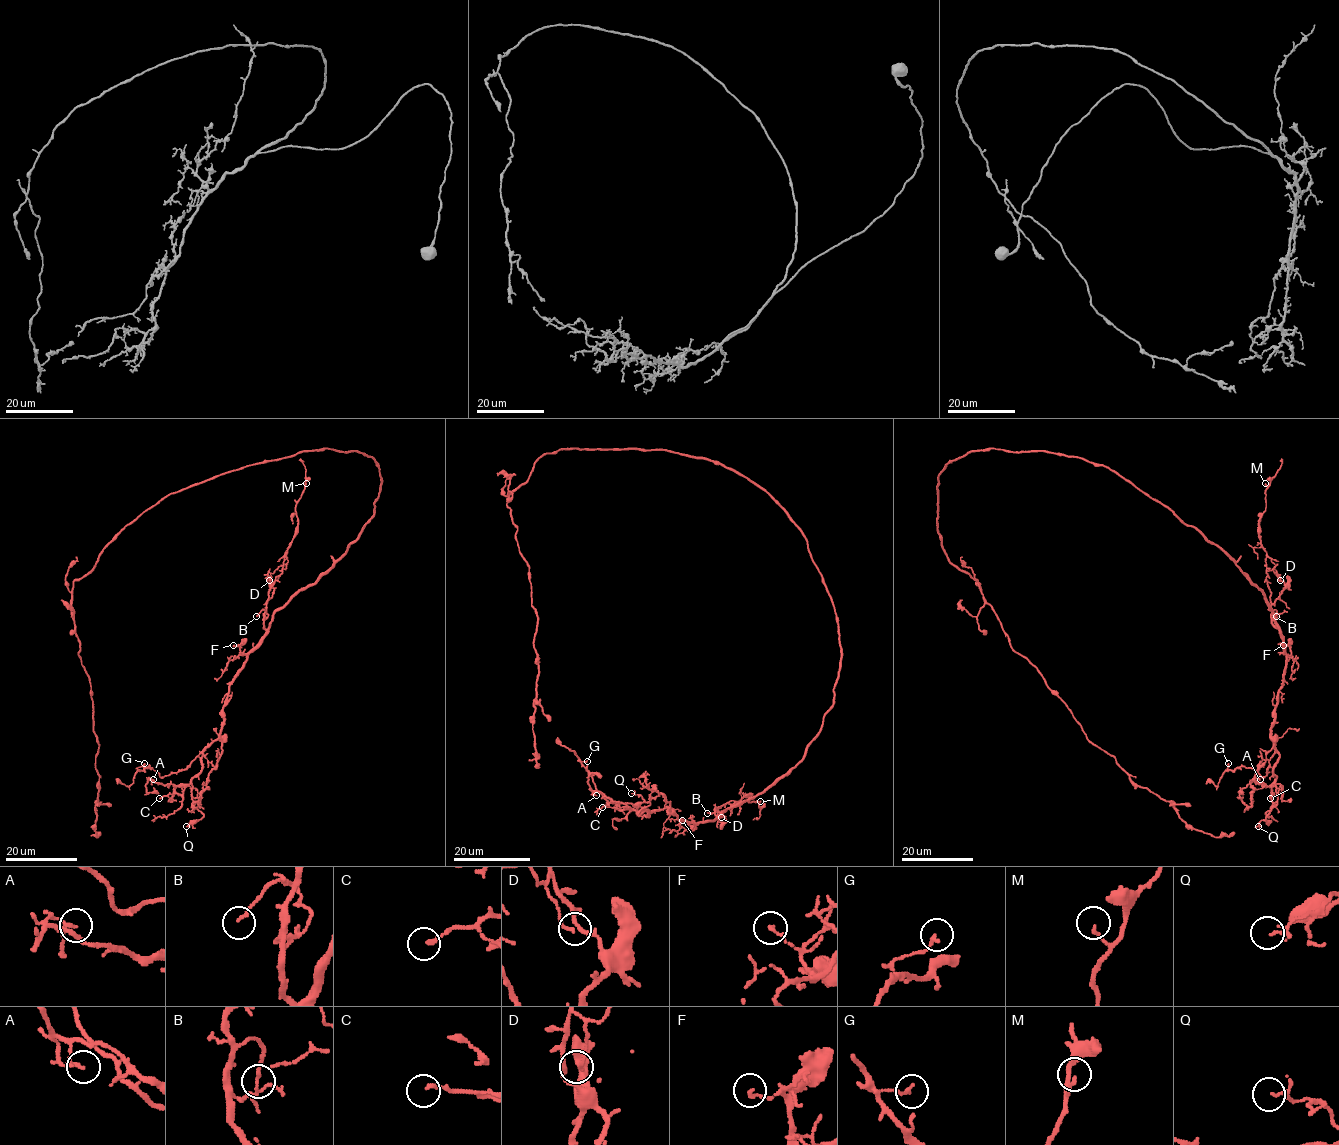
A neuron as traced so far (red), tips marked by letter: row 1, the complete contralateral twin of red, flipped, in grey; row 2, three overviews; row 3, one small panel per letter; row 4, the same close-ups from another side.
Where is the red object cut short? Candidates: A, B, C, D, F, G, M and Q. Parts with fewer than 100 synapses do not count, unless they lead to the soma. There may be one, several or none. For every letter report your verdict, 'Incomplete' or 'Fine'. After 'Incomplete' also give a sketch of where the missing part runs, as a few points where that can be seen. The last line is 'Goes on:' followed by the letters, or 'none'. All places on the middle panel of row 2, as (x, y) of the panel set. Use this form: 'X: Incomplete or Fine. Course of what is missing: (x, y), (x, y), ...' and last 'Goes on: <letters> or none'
A: Fine
B: Fine
C: Fine
D: Fine
F: Fine
G: Fine
M: Fine
Q: Fine
Goes on: none

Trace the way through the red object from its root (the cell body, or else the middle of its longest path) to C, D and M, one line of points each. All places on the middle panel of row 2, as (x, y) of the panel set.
C: (775, 500), (804, 537), (838, 621), (841, 666), (821, 731), (768, 788), (712, 820), (602, 807)
D: (775, 500), (830, 598), (841, 666), (805, 755), (768, 788), (715, 808), (721, 817)
M: (775, 500), (830, 598), (841, 666), (805, 755), (715, 814), (748, 794), (760, 801)

